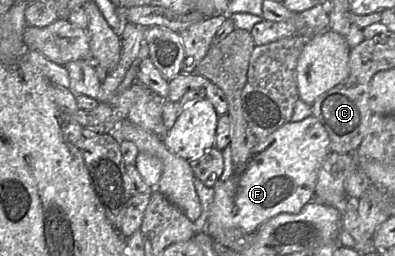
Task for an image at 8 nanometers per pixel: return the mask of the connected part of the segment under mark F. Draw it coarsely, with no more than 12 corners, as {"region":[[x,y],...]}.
{"region":[[313,114],[215,185],[208,221],[256,232],[315,198],[330,153]]}

